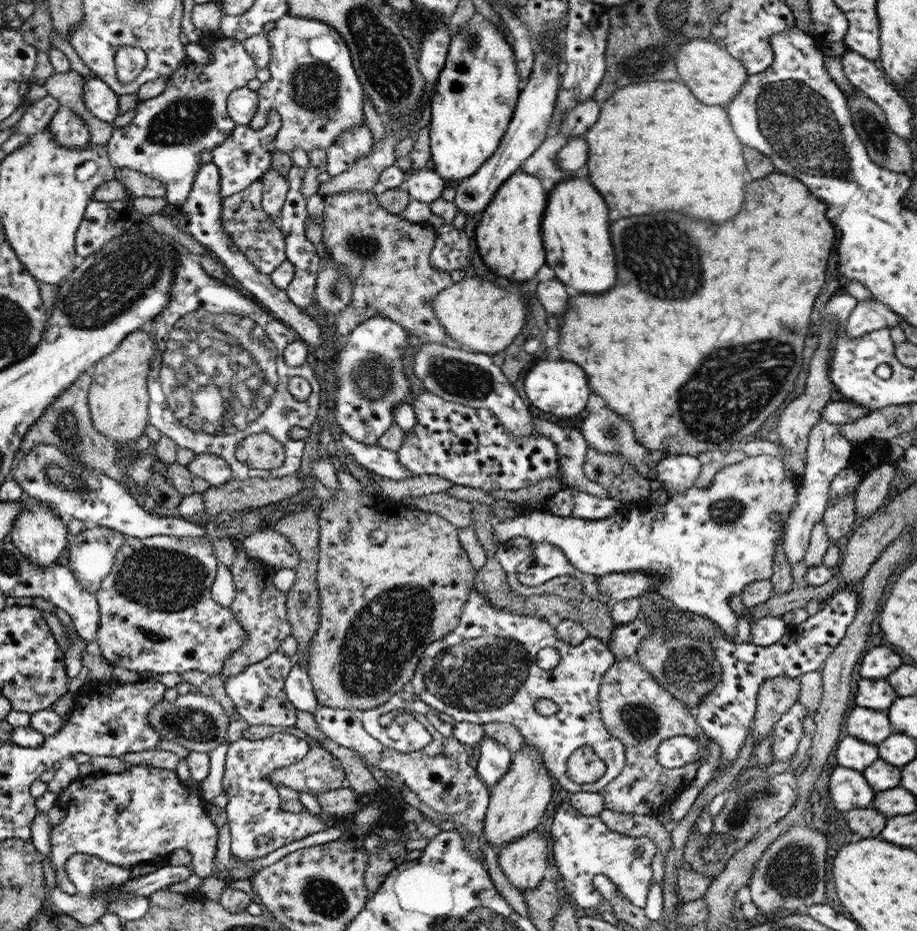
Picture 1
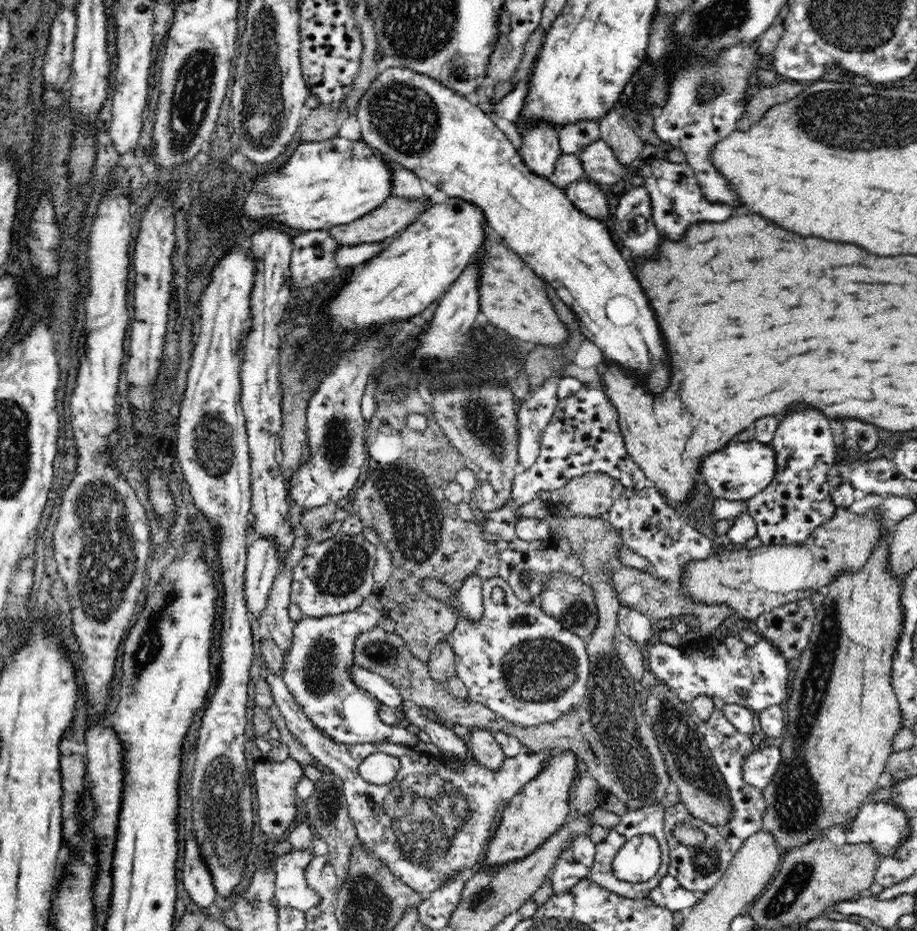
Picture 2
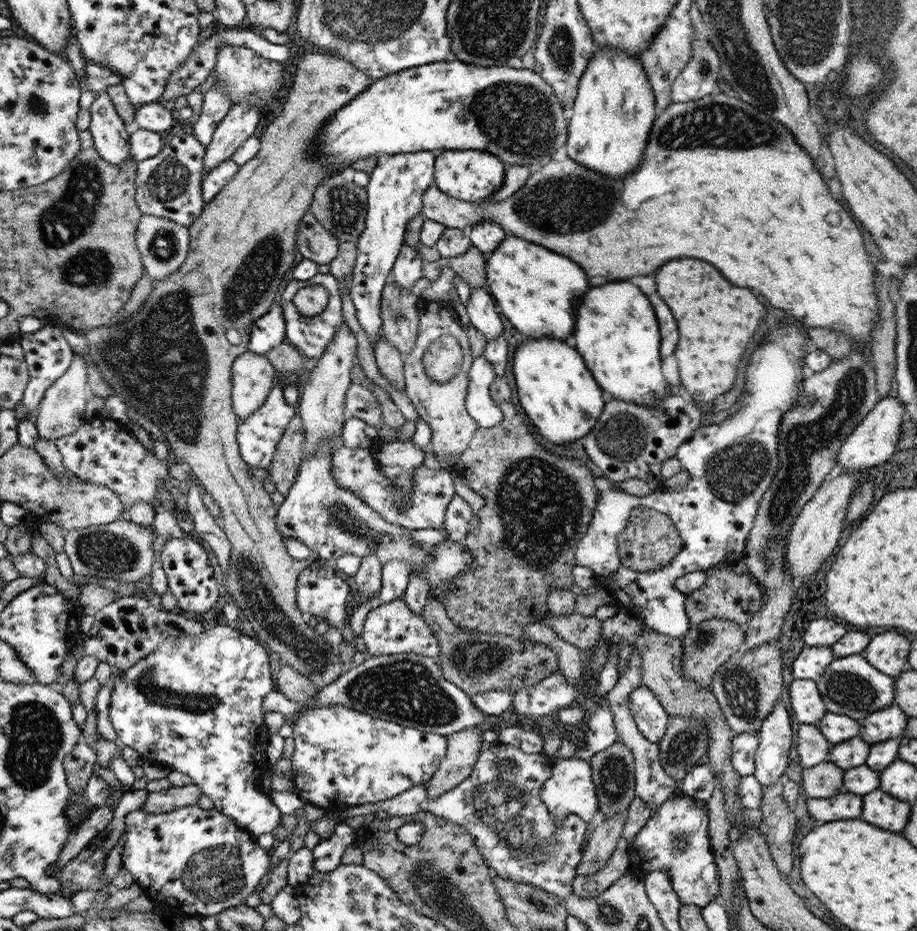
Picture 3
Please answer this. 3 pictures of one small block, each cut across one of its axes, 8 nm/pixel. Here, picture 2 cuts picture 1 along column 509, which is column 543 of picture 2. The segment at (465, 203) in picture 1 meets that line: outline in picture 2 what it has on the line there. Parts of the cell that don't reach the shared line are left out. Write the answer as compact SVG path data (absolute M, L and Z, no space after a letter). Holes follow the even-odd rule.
M540 123L524 130L520 138L519 153L528 168L538 176L550 179L556 166L556 160L561 155L559 129Z

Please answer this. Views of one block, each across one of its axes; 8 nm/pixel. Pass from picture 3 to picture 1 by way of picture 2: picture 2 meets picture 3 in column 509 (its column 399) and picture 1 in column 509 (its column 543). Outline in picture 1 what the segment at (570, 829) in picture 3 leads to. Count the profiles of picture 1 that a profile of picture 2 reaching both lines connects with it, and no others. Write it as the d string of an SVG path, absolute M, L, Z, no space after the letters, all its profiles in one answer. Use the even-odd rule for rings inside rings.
M484 734L480 742L480 757L476 764L479 778L486 786L496 785L510 770L513 754L504 746Z

